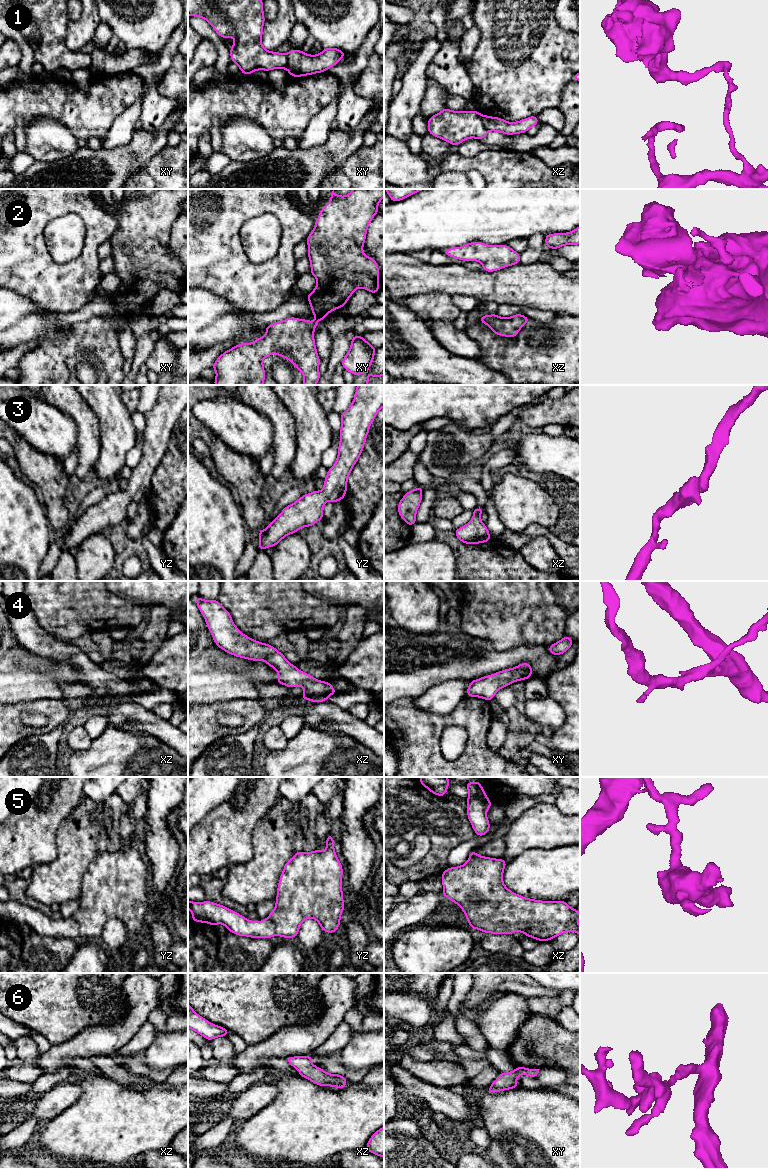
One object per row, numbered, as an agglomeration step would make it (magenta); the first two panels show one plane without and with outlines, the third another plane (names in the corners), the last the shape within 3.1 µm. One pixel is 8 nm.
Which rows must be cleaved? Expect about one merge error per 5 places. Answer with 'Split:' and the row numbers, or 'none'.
Split: 1

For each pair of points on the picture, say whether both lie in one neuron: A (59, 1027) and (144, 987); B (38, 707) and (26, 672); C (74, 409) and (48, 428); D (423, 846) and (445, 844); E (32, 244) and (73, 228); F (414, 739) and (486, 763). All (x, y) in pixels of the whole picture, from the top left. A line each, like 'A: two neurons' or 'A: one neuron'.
A: two neurons
B: two neurons
C: two neurons
D: two neurons
E: two neurons
F: one neuron

